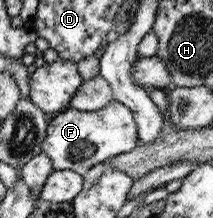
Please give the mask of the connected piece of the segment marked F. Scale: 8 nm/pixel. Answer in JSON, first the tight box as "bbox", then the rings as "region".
{"bbox":[41,99,136,175],"region":[[[112,99],[97,111],[84,112],[67,108],[49,116],[41,150],[54,171],[70,170],[83,175],[97,162],[109,162],[115,154],[129,152],[136,142],[135,123],[130,109],[124,103]]]}

